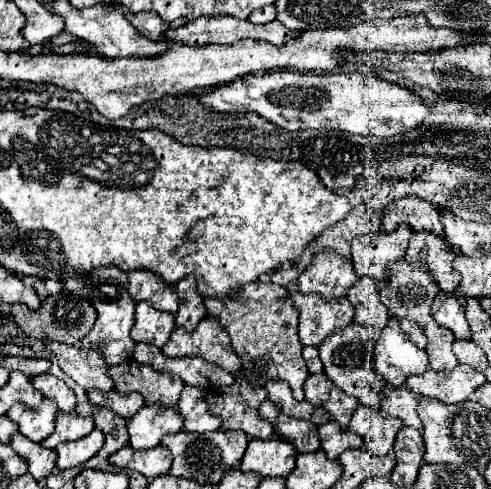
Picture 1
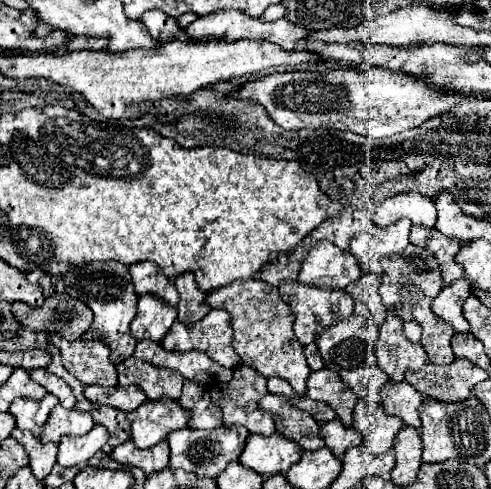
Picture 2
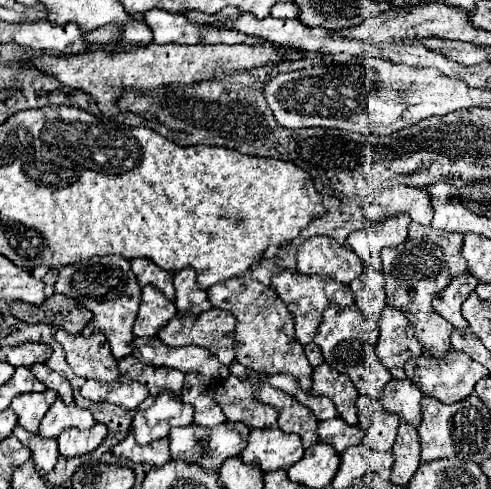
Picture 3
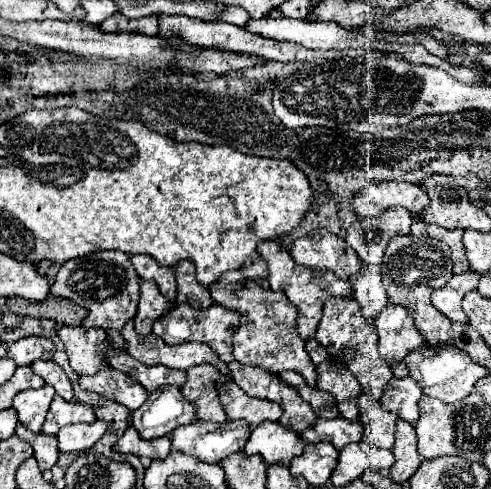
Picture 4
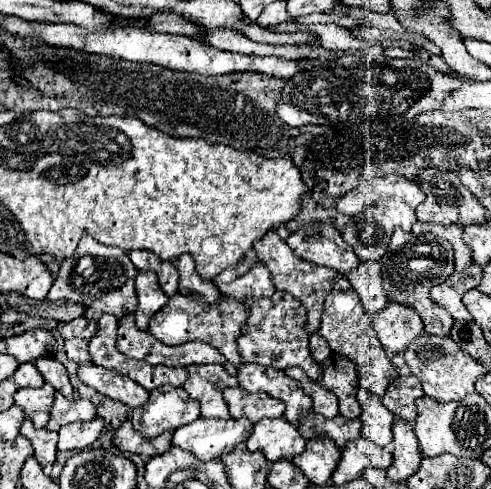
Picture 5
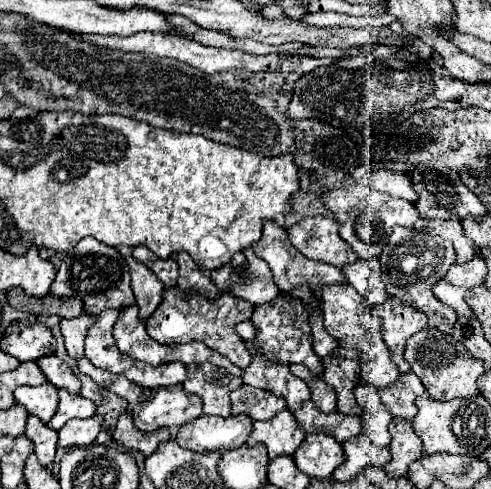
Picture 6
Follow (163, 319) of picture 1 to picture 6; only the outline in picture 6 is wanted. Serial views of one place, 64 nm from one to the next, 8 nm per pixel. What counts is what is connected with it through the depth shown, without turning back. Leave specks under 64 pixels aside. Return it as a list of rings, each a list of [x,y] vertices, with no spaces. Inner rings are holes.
[[[124,256],[128,266],[130,266],[130,276],[132,276],[132,292],[136,298],[136,304],[140,306],[140,316],[144,320],[148,320],[152,316],[152,312],[158,308],[158,304],[162,302],[162,284],[160,280],[138,260],[134,260],[132,256]]]

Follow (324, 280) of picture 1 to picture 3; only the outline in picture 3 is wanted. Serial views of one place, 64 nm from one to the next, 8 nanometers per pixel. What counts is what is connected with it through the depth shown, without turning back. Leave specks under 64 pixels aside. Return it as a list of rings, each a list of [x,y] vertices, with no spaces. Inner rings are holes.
[[[312,236],[300,244],[296,266],[302,274],[326,274],[342,284],[350,284],[362,274],[362,260],[356,252],[330,236]]]

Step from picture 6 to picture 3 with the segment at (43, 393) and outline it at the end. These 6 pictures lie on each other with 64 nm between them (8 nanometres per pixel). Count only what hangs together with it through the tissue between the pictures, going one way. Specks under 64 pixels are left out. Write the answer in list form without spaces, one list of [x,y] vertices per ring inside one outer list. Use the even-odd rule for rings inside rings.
[[[46,388],[44,392],[28,392],[28,394],[16,396],[12,400],[12,410],[18,414],[18,424],[28,432],[36,434],[44,414],[48,412],[48,408],[56,398],[58,398],[56,392],[52,392],[50,388]]]

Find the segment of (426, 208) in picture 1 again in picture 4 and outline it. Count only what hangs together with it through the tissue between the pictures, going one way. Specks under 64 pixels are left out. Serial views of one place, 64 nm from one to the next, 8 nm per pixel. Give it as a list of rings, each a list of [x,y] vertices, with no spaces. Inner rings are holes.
[[[404,180],[388,182],[388,206],[404,206],[412,214],[420,214],[426,204],[428,204],[428,194],[424,192],[422,186]]]

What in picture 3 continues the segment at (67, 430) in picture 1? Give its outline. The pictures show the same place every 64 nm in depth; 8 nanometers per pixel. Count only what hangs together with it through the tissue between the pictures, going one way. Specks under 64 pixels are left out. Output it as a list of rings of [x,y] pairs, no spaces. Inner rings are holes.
[[[60,398],[50,406],[50,410],[46,412],[42,424],[40,424],[40,436],[46,438],[58,438],[58,434],[64,428],[76,426],[76,428],[92,428],[96,424],[96,420],[92,418],[92,412],[86,408],[78,408],[74,404],[64,404]]]

